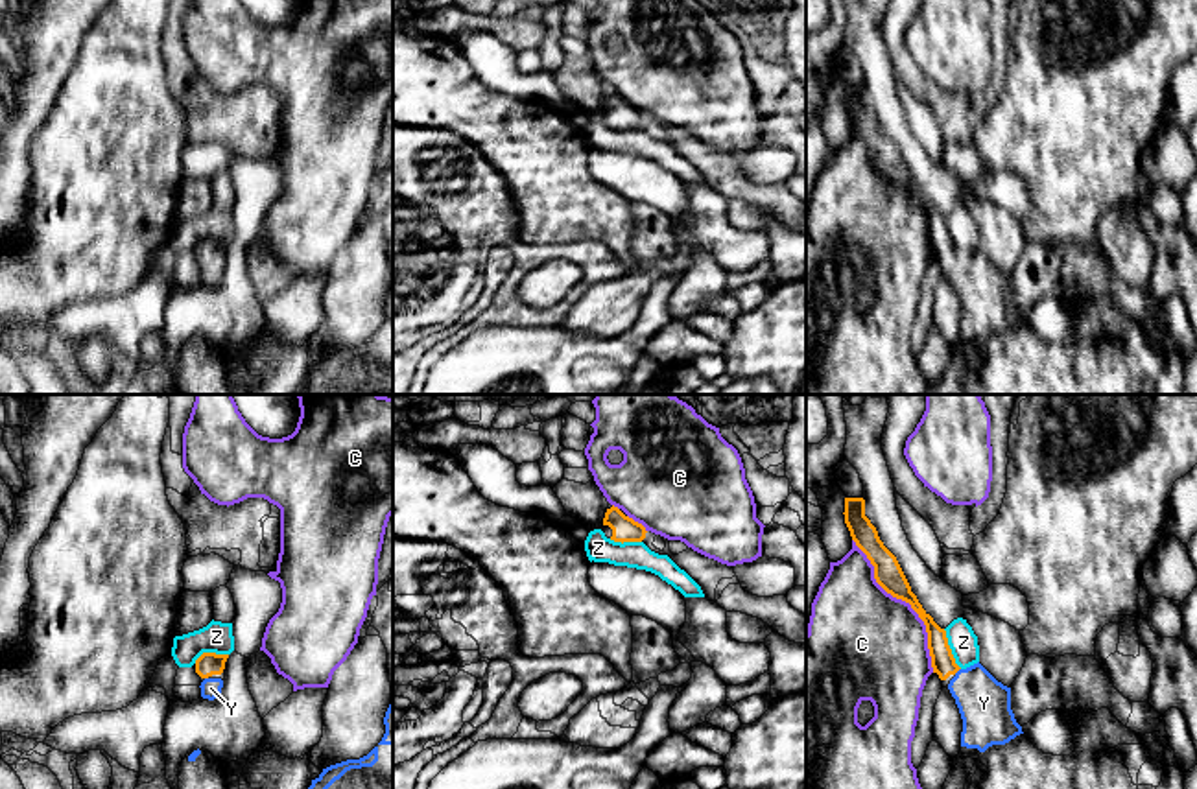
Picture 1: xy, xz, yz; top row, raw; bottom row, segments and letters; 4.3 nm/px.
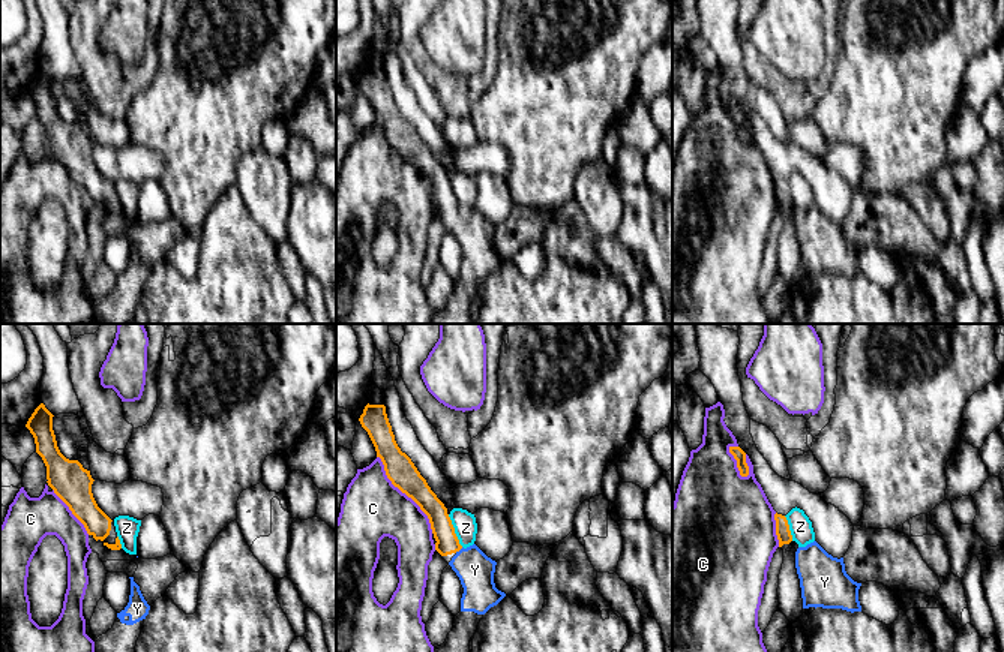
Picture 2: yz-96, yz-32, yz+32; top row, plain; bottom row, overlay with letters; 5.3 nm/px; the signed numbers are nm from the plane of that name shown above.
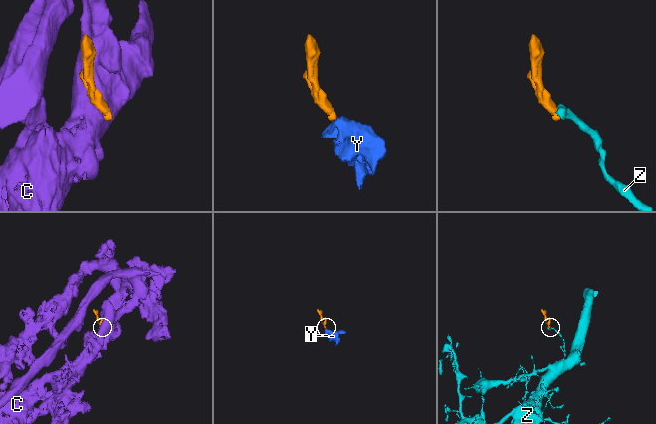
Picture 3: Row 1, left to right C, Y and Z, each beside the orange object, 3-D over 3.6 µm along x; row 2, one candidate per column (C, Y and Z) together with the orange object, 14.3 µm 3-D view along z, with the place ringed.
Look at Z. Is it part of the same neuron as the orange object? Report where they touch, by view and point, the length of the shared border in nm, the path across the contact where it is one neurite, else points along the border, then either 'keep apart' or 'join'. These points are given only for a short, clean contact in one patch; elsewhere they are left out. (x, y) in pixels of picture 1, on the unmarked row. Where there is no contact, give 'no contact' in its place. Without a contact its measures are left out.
meets orange in yz at (950, 236); contact 190 nm long; border along yz (943, 216), (950, 240), (961, 255); keep apart

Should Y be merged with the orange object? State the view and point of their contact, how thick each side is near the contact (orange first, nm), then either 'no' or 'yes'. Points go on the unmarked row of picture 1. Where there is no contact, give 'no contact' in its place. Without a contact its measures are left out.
yz (956, 259) | 110/220 nm | yes

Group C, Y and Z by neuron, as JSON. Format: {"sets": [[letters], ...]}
{"sets": [["C"], ["Y"], ["Z"]]}

